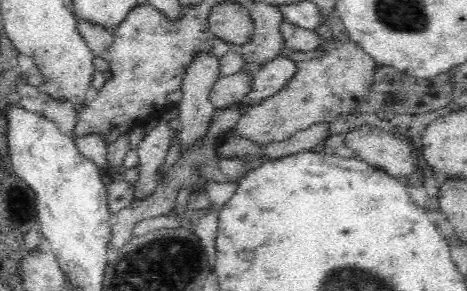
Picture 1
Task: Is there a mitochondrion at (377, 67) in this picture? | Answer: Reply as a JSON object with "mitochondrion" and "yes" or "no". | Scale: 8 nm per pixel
{"mitochondrion":"no"}

